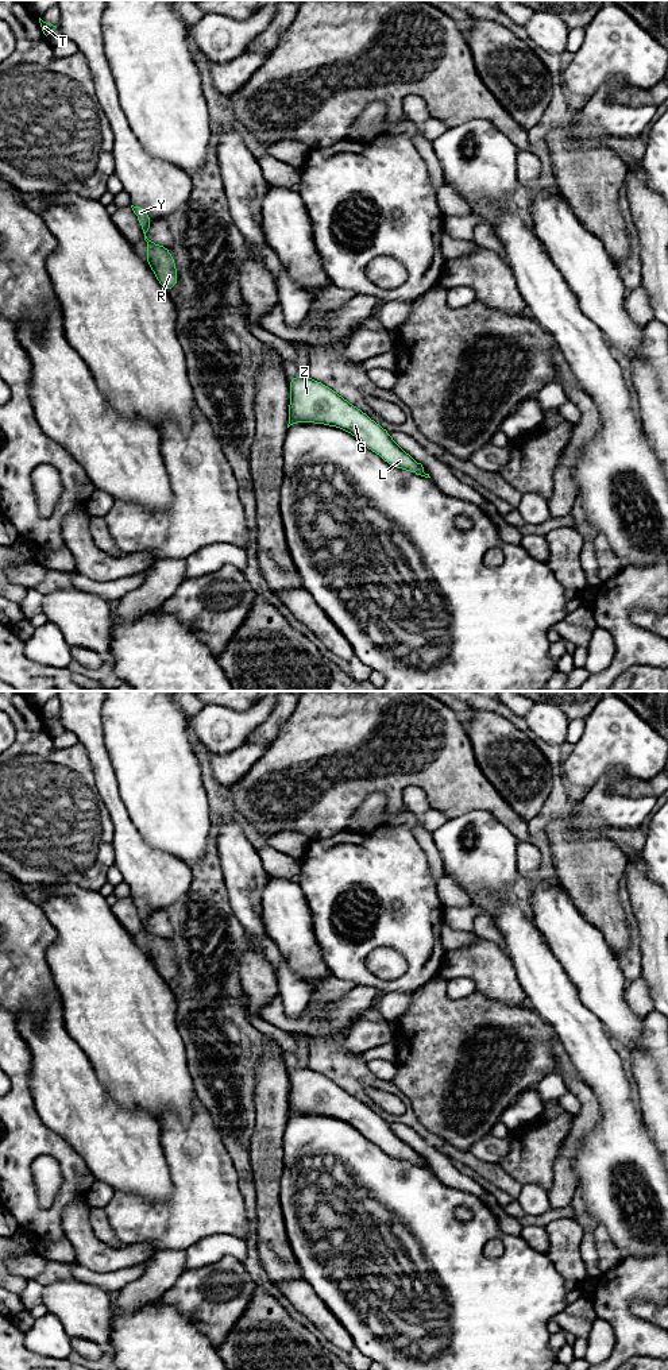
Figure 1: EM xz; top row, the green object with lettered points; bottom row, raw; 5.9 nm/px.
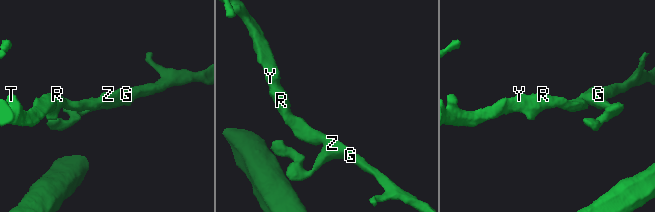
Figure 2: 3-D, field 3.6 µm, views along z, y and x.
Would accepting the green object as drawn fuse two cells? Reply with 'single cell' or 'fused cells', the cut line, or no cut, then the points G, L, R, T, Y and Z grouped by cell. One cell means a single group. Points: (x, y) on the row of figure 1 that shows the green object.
single cell; no cut; G L R T Y Z

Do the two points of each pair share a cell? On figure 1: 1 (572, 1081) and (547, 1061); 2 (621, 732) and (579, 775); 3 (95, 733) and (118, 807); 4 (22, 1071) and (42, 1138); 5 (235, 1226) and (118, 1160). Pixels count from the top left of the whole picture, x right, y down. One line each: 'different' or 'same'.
1: different
2: same
3: same
4: same
5: different

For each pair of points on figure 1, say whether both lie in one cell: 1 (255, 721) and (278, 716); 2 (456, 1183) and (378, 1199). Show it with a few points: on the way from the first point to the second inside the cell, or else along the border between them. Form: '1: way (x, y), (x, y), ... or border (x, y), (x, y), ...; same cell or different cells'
1: border (274, 705), (269, 716), (244, 741); different cells
2: border (429, 1169), (447, 1185), (475, 1196); different cells

